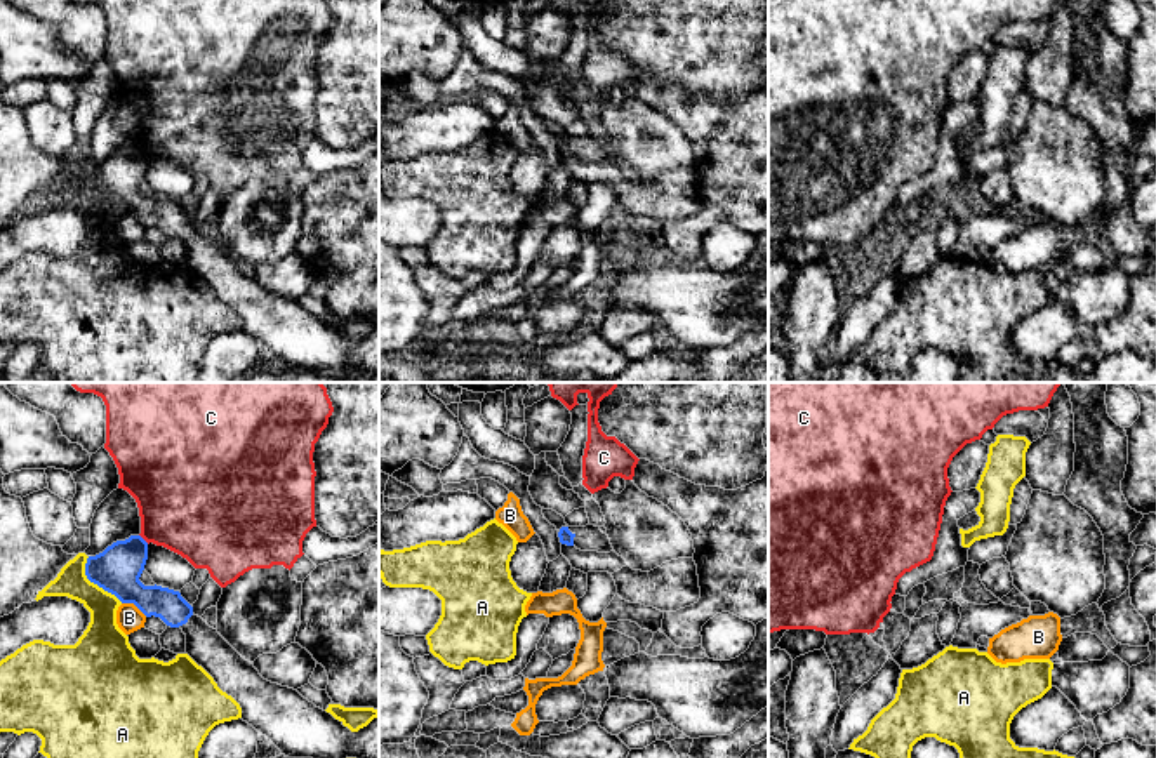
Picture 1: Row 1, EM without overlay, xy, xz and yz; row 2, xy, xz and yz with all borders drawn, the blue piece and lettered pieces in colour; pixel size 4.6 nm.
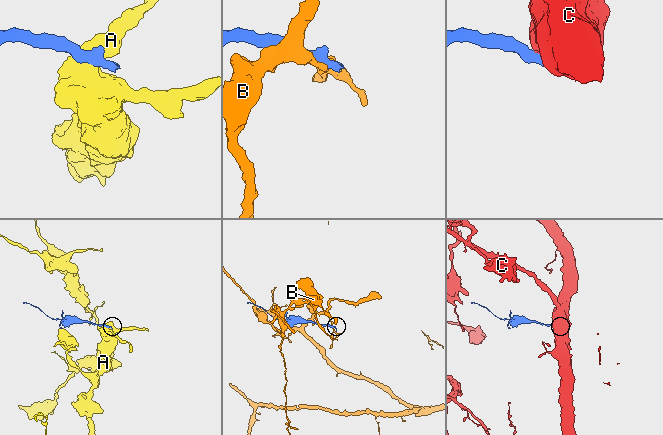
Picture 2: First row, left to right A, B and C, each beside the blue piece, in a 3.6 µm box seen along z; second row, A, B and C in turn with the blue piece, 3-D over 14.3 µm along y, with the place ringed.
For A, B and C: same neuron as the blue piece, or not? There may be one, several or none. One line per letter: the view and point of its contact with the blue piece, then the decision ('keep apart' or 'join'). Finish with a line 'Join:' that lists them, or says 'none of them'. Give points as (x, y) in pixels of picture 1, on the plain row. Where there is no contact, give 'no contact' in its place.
A: meets blue in xy at (94, 193); keep apart
B: meets blue in xy at (134, 214); keep apart
C: meets blue in xy at (143, 150); keep apart
Join: none of them

